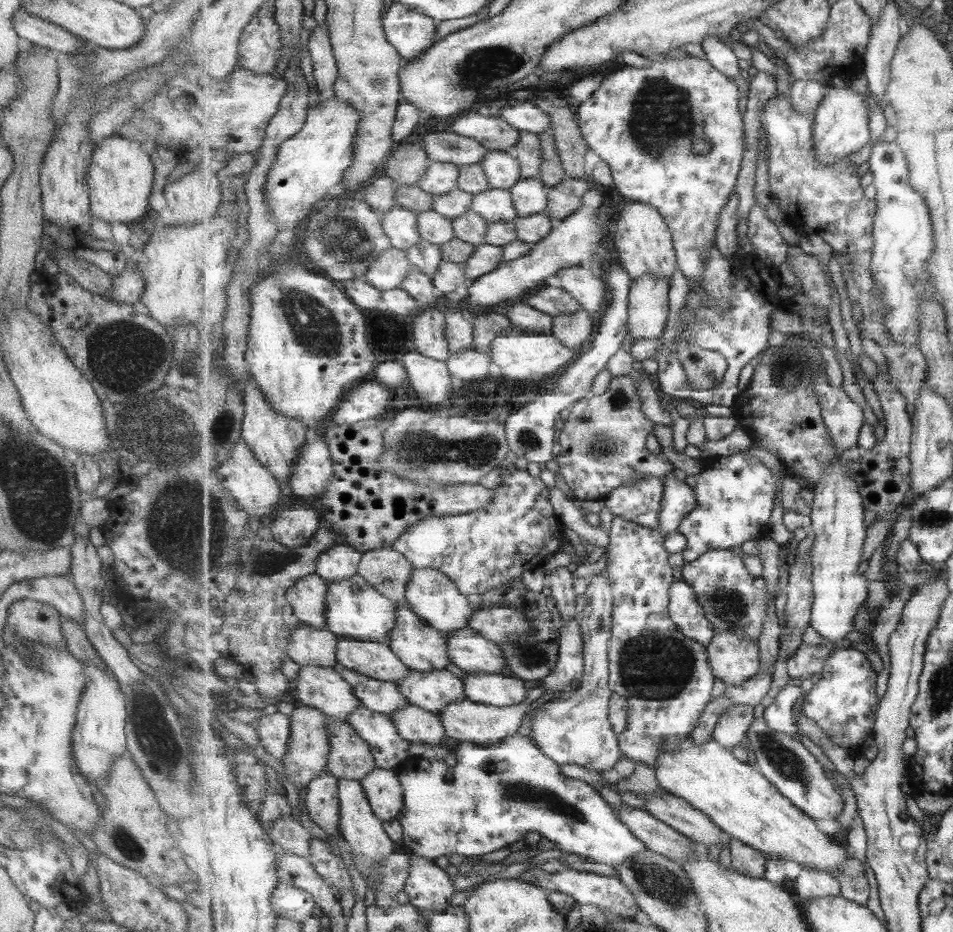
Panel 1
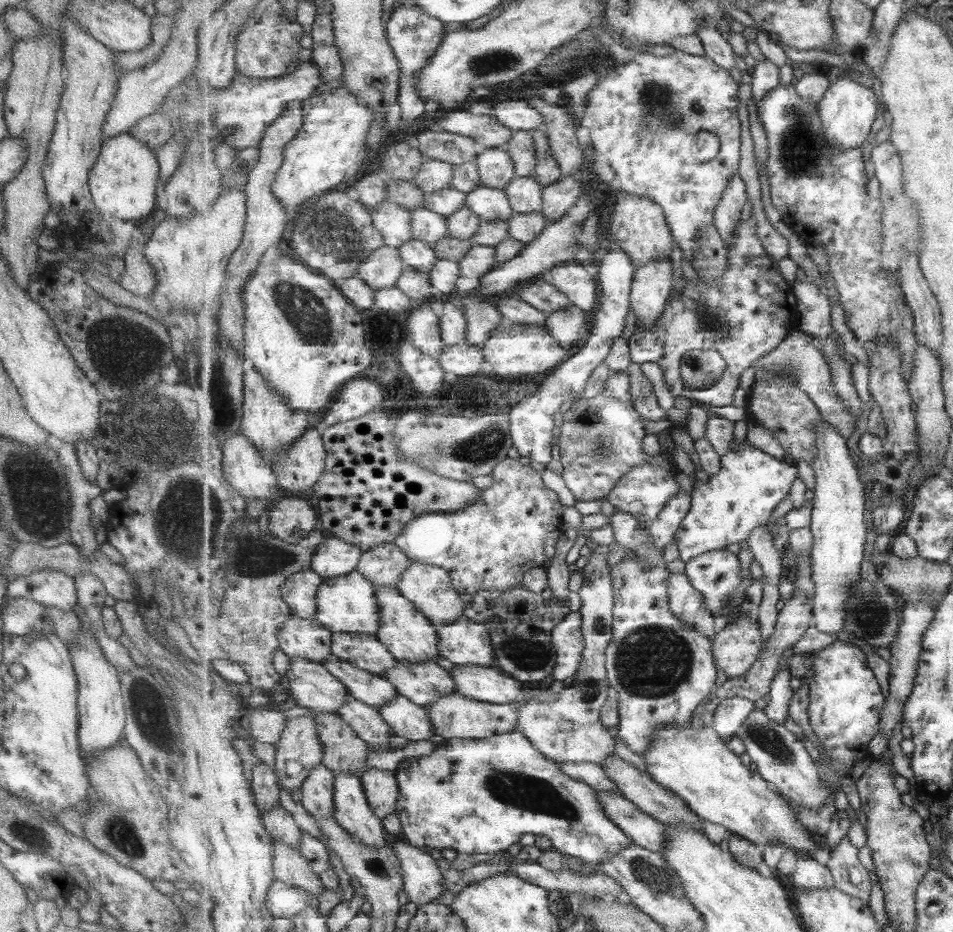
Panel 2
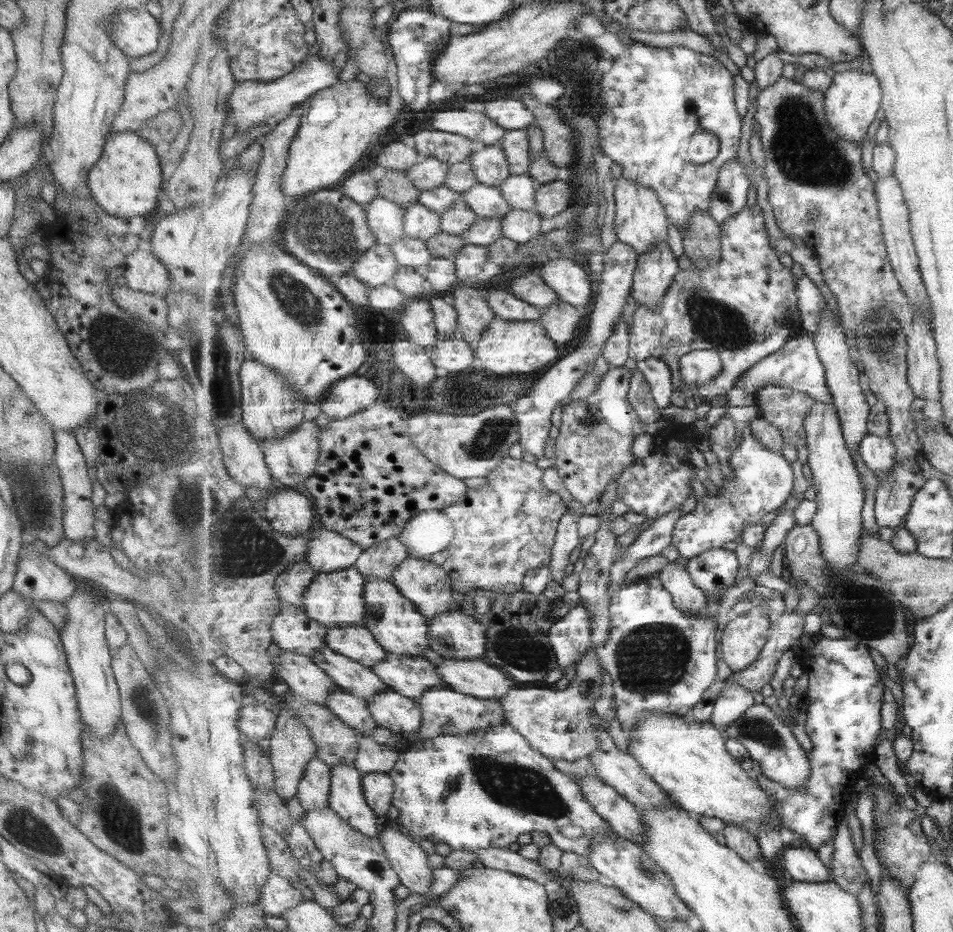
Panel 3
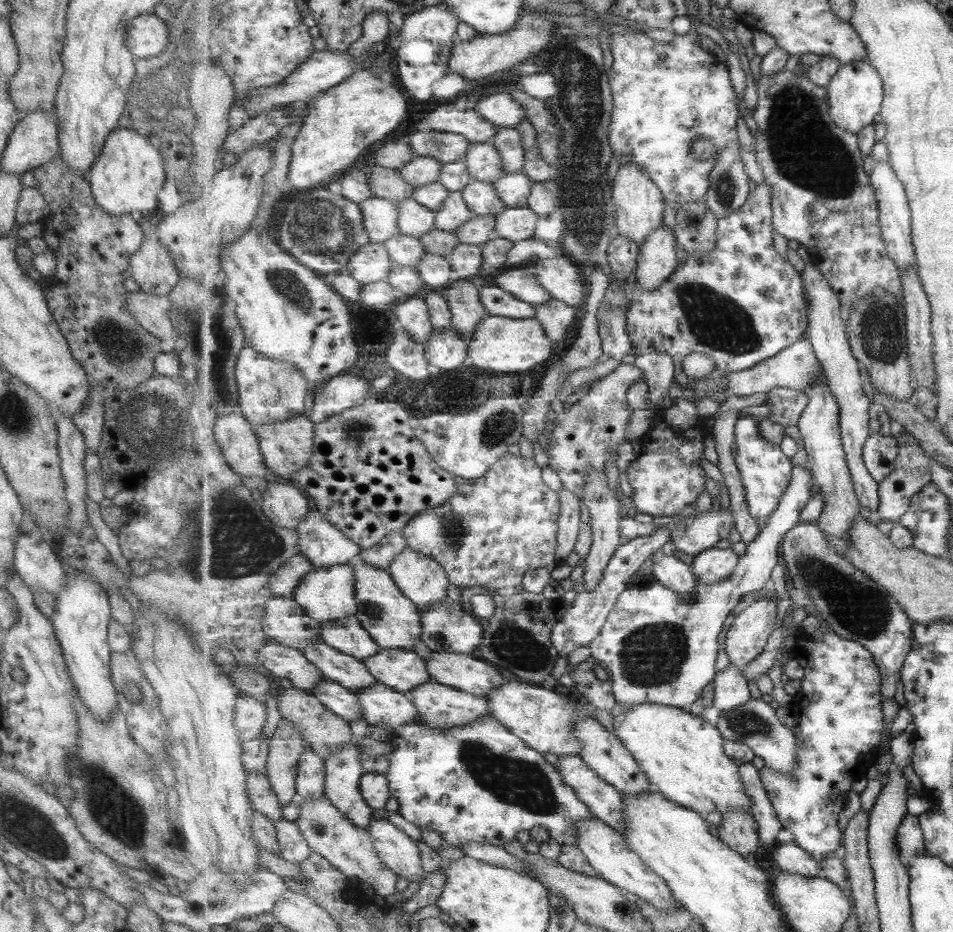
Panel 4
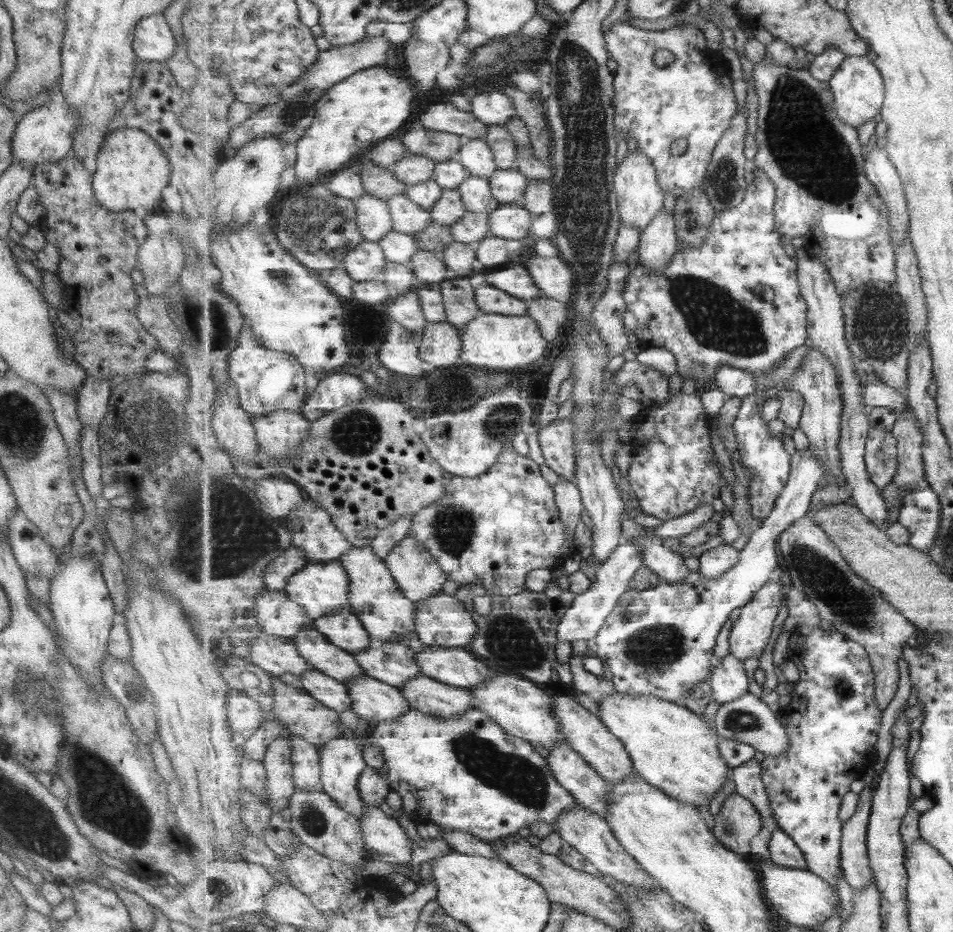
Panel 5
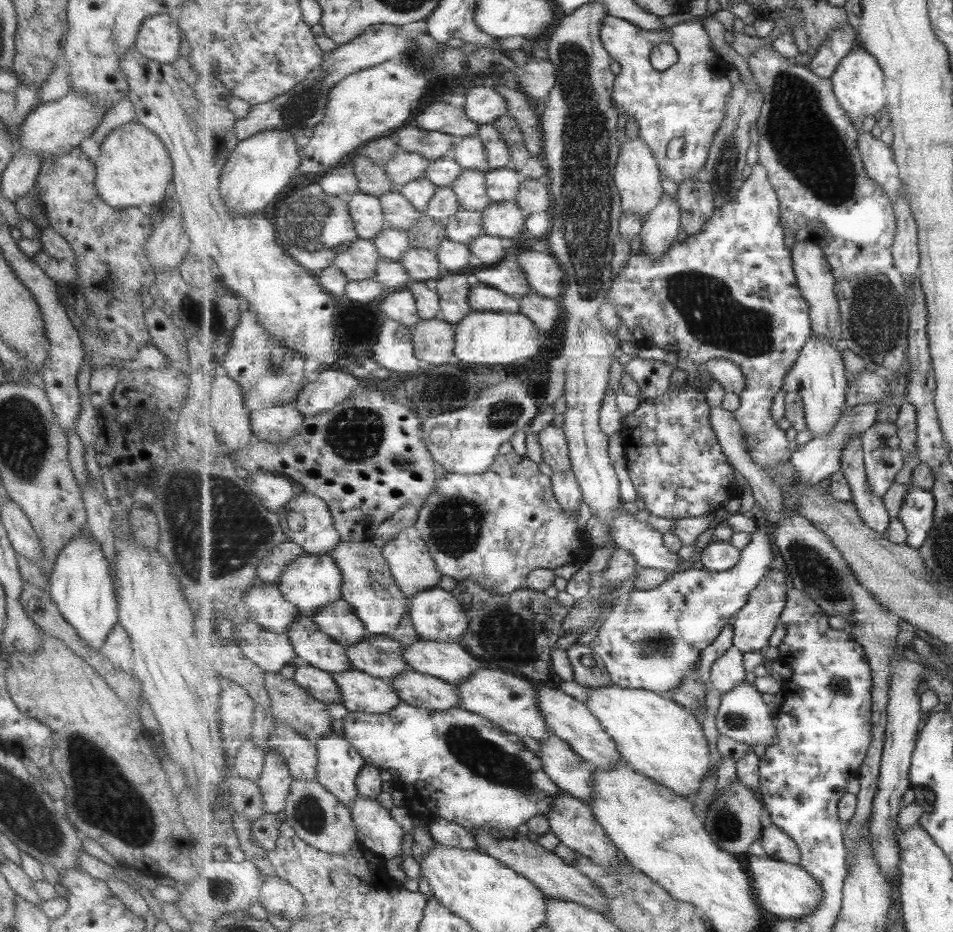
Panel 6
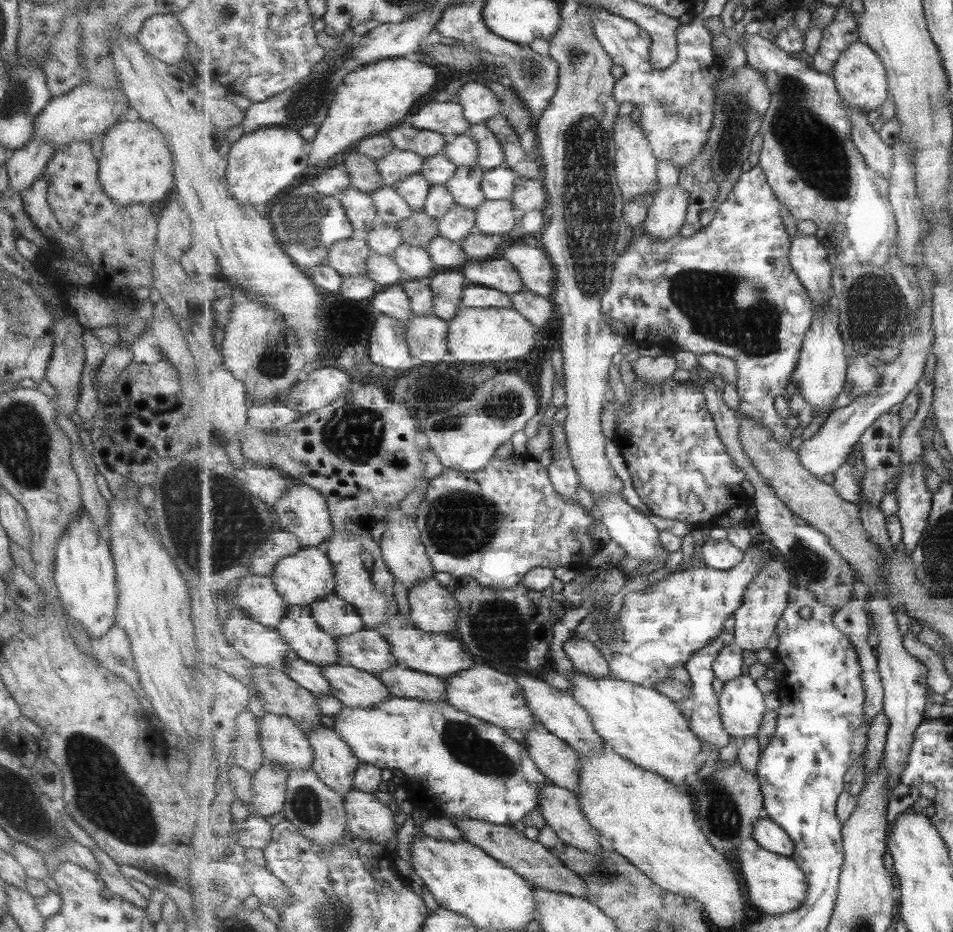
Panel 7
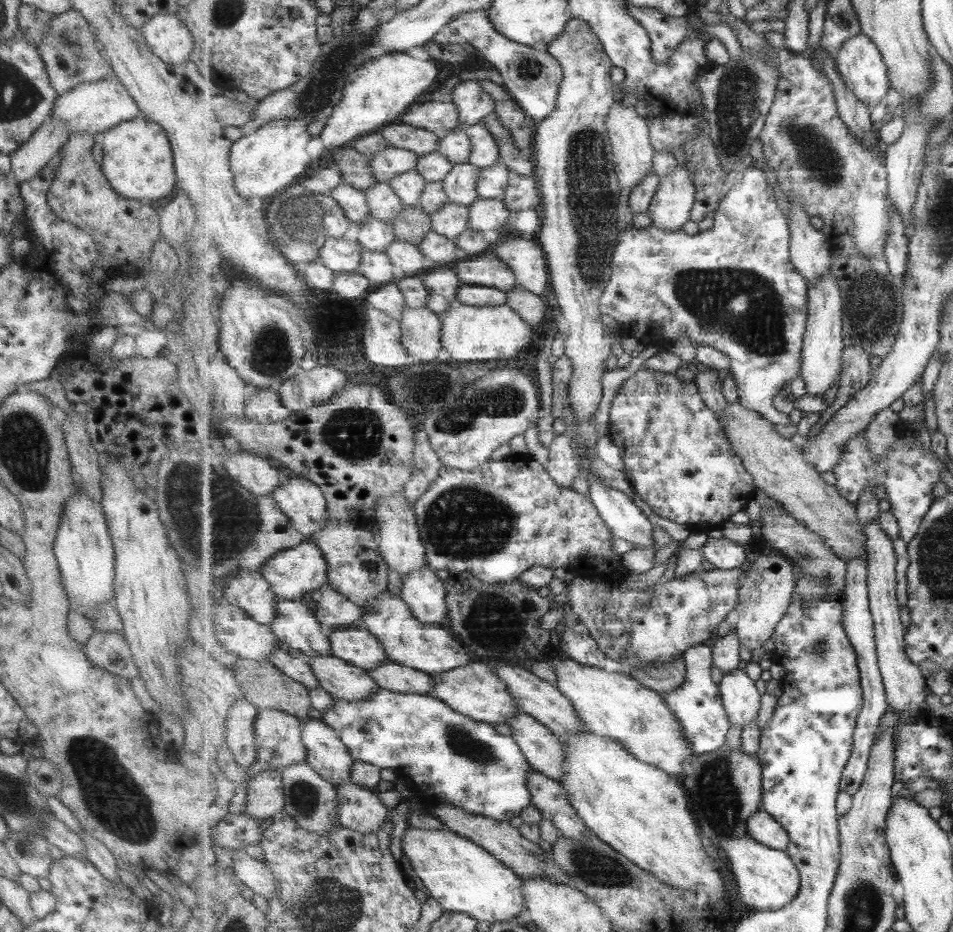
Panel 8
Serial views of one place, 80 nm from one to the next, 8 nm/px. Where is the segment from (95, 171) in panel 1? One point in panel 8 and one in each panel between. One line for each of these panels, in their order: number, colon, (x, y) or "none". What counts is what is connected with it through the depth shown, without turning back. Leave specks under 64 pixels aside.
2: (122, 181)
3: (124, 182)
4: (128, 173)
5: (131, 172)
6: (133, 168)
7: (135, 166)
8: (137, 163)

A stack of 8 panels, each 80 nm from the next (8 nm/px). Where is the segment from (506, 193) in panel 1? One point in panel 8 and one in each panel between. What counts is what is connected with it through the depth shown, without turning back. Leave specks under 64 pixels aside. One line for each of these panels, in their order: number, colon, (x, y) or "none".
2: (490, 204)
3: (488, 202)
4: (481, 198)
5: (476, 193)
6: (471, 188)
7: (465, 186)
8: (460, 186)

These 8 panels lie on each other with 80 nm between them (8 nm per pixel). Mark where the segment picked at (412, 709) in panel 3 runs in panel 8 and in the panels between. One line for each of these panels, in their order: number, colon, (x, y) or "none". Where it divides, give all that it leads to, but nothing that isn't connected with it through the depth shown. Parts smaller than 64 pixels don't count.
4: (383, 706)
5: (374, 700)
6: (362, 692)
7: (354, 687)
8: (340, 679)

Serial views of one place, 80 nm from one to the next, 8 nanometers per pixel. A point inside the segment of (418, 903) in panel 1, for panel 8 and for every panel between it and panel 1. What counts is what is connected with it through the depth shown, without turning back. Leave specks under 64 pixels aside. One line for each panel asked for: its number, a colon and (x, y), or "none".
2: (423, 879)
3: (412, 863)
4: (399, 851)
5: (386, 838)
6: (377, 830)
7: (370, 819)
8: (361, 809)

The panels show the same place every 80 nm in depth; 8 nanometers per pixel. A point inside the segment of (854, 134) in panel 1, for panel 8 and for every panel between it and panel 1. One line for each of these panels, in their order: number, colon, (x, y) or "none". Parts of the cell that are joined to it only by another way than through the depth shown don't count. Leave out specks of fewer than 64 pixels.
2: (848, 109)
3: (853, 102)
4: (856, 93)
5: (858, 86)
6: (860, 83)
7: (861, 78)
8: (860, 63)

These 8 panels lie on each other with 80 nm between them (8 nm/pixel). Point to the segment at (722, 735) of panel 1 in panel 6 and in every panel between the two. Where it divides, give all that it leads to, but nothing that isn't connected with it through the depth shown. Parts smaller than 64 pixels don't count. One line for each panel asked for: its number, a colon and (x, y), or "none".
2: (731, 715)
3: (735, 701)
4: (732, 686)
5: (729, 681)
6: (728, 673)

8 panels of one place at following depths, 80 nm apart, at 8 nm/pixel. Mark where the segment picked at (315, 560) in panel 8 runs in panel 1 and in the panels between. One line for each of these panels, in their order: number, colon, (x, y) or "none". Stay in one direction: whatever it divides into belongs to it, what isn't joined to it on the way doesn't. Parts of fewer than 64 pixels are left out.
1: (356, 610)
2: (349, 603)
3: (336, 600)
4: (328, 594)
5: (322, 588)
6: (311, 582)
7: (306, 577)

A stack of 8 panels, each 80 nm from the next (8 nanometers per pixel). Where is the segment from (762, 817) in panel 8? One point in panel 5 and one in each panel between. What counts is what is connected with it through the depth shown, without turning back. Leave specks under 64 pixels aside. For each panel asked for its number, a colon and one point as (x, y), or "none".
5: (784, 851)
6: (776, 843)
7: (771, 836)

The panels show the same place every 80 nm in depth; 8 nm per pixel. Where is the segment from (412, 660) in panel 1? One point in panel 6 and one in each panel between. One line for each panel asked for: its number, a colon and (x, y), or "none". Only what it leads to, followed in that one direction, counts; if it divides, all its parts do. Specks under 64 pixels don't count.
2: (410, 636)
3: (395, 621)
4: (394, 621)
5: (376, 598)
6: (369, 586)

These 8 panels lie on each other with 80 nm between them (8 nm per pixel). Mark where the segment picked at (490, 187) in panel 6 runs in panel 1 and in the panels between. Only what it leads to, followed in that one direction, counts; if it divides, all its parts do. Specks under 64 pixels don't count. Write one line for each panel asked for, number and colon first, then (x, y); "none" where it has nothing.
1: (530, 196)
2: (525, 194)
3: (519, 191)
4: (514, 189)
5: (509, 186)

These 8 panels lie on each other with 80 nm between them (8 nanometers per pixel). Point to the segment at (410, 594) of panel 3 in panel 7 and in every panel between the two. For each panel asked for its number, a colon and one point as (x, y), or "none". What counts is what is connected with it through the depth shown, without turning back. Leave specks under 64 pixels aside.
4: (424, 581)
5: (418, 573)
6: (412, 563)
7: (405, 553)

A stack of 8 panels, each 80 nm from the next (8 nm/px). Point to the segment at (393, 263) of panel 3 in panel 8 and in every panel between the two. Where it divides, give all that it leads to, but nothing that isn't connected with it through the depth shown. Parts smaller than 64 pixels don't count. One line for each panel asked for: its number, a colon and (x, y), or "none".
4: (372, 263)
5: (367, 262)
6: (358, 262)
7: (349, 257)
8: (342, 256)

